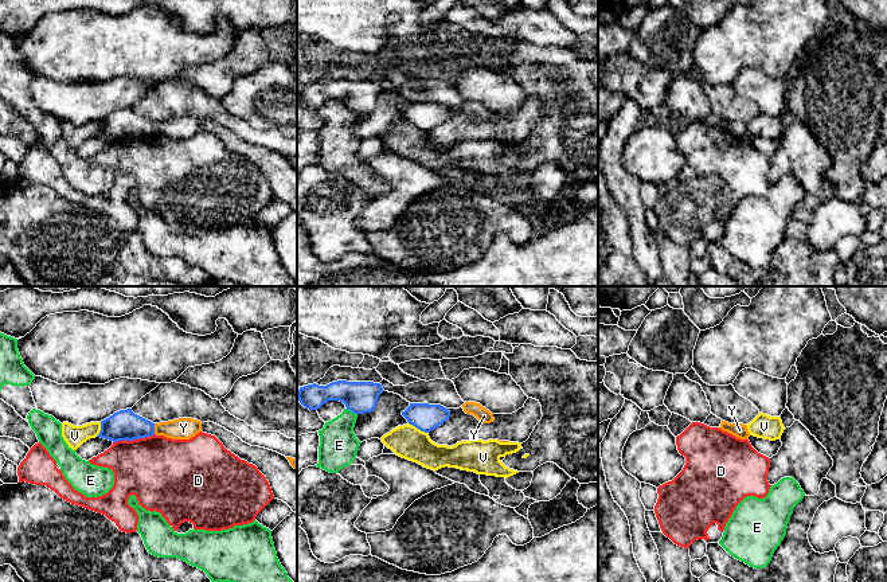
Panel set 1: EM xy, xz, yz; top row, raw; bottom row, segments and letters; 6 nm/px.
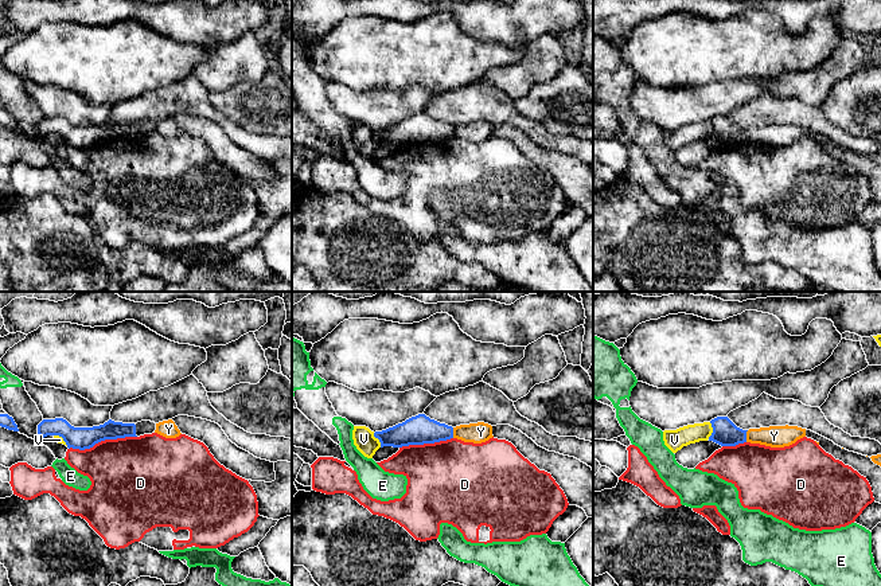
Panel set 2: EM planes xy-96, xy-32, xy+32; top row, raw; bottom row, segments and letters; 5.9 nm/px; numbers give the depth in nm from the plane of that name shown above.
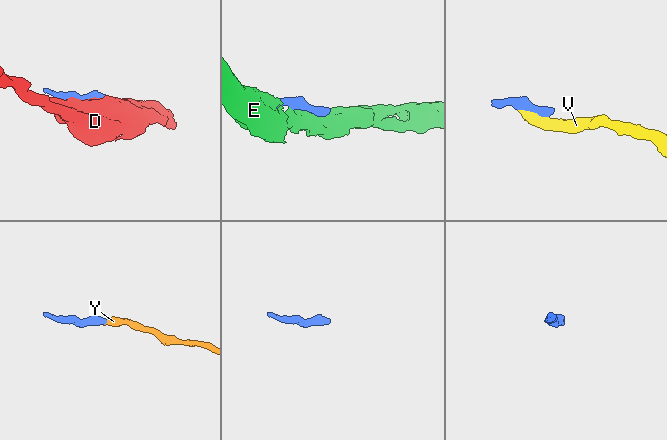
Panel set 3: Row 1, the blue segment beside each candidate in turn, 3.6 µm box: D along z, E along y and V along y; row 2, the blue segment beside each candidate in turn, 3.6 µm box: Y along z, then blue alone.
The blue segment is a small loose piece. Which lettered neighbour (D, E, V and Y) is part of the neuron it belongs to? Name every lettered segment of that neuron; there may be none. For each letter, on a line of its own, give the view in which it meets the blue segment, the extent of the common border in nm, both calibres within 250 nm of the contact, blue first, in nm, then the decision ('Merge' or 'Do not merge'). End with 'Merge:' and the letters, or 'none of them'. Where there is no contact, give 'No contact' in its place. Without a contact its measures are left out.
D: Touches blue in xy. Shared border 260 nm. Thickness 180 nm (blue) against 420 nm. Do not merge
E: Touches blue in xz. Shared border 80 nm. Thickness 190 nm (blue) against 220 nm. Do not merge
V: Touches blue in xz. Shared border 140 nm. Thickness 160 nm (blue) against 200 nm. Do not merge
Y: Touches blue in xy. Shared border 70 nm. Thickness 180 nm (blue) against 130 nm. Merge
Merge: Y

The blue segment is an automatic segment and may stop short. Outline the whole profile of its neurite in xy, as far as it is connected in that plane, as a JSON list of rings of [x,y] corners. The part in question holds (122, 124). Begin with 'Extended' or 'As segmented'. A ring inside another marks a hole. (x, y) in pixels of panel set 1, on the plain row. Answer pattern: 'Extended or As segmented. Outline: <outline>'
Extended. Outline: [[[120,109],[101,120],[97,136],[117,141],[138,137],[164,134],[172,138],[189,138],[202,130],[202,121],[192,117],[179,117],[168,121],[153,122],[132,110]]]

